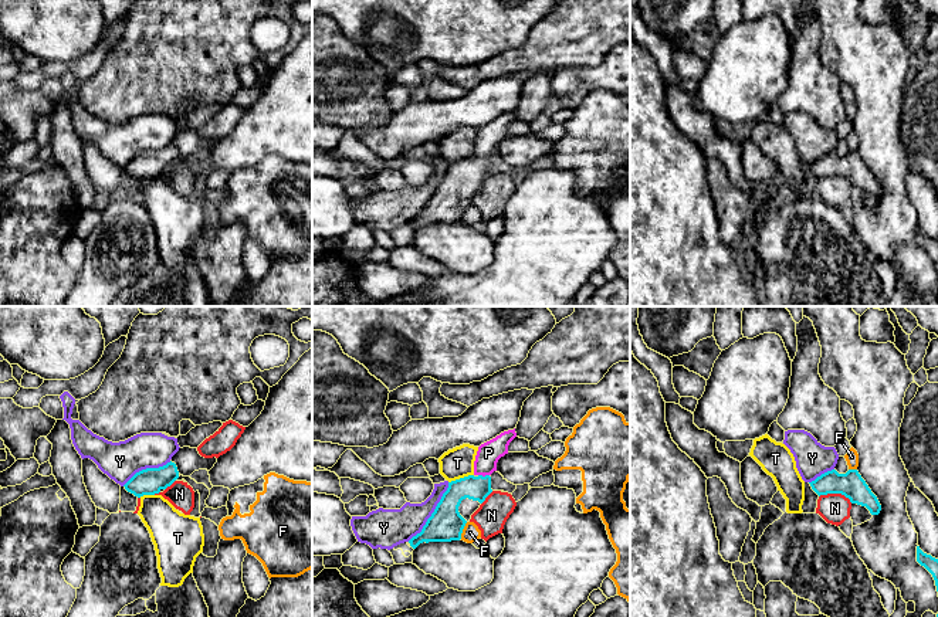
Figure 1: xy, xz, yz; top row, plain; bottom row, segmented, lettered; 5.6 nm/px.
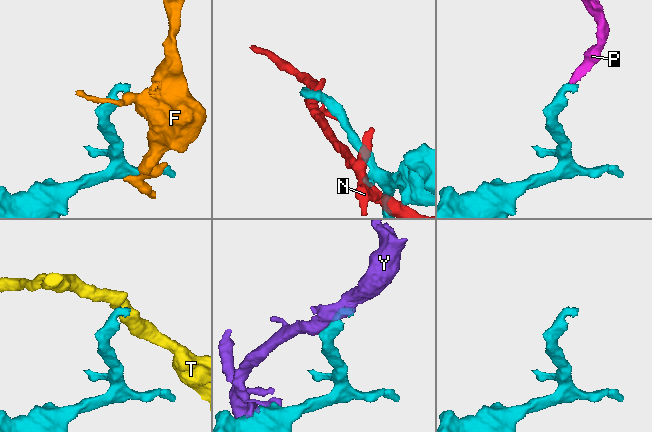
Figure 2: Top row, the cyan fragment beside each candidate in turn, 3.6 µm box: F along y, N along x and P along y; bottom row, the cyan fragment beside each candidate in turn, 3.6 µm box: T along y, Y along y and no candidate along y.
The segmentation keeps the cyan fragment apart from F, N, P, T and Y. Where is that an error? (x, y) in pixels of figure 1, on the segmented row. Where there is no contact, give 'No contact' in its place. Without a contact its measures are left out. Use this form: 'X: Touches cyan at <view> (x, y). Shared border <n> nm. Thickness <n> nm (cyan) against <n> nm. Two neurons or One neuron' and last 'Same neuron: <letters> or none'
F: Touches cyan at xz (461, 531). Shared border 100 nm. Thickness 200 nm (cyan) against 90 nm. Two neurons
N: Touches cyan at yz (836, 492). Shared border 200 nm. Thickness 150 nm (cyan) against 180 nm. Two neurons
P: Touches cyan at xz (486, 475). Shared border 60 nm. Thickness 140 nm (cyan) against 130 nm. One neuron
T: Touches cyan at xz (460, 478). Shared border 150 nm. Thickness 170 nm (cyan) against 170 nm. Two neurons
Y: Touches cyan at xz (432, 514). Shared border 400 nm. Thickness 200 nm (cyan) against 200 nm. Two neurons
Same neuron: P

